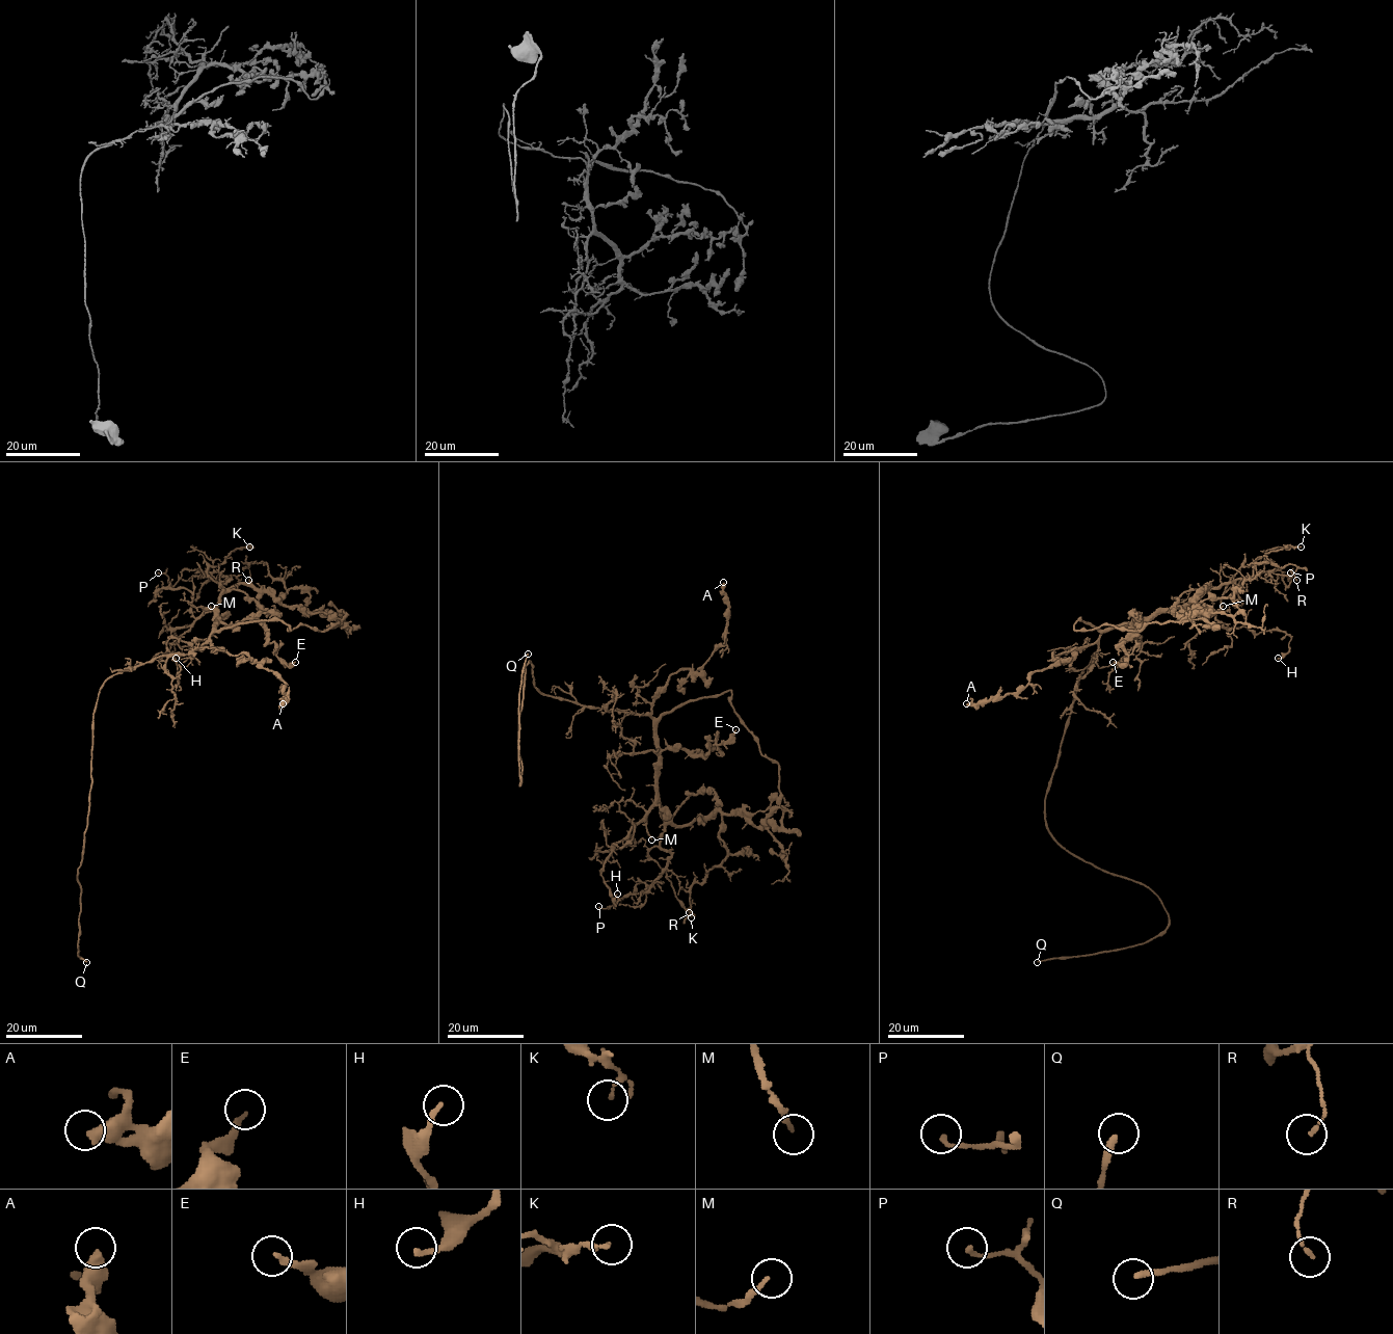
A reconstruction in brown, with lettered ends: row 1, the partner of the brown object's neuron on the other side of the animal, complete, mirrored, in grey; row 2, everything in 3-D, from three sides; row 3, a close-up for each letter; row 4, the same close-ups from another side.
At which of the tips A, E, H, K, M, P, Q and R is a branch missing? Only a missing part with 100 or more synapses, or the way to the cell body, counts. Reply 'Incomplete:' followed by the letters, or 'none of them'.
Incomplete: Q

